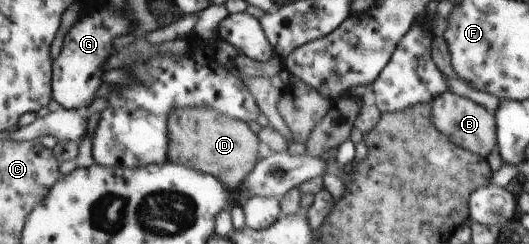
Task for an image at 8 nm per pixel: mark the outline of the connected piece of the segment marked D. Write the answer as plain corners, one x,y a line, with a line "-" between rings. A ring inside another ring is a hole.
184,107
174,109
169,116
170,160
204,171
219,178
230,190
243,185
245,178
258,163
260,139
250,126
240,119
210,107

